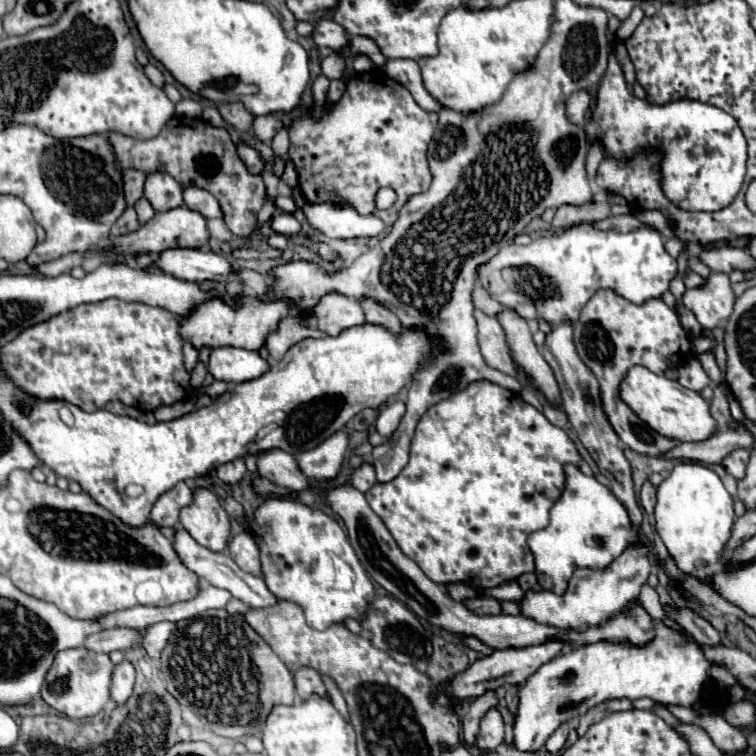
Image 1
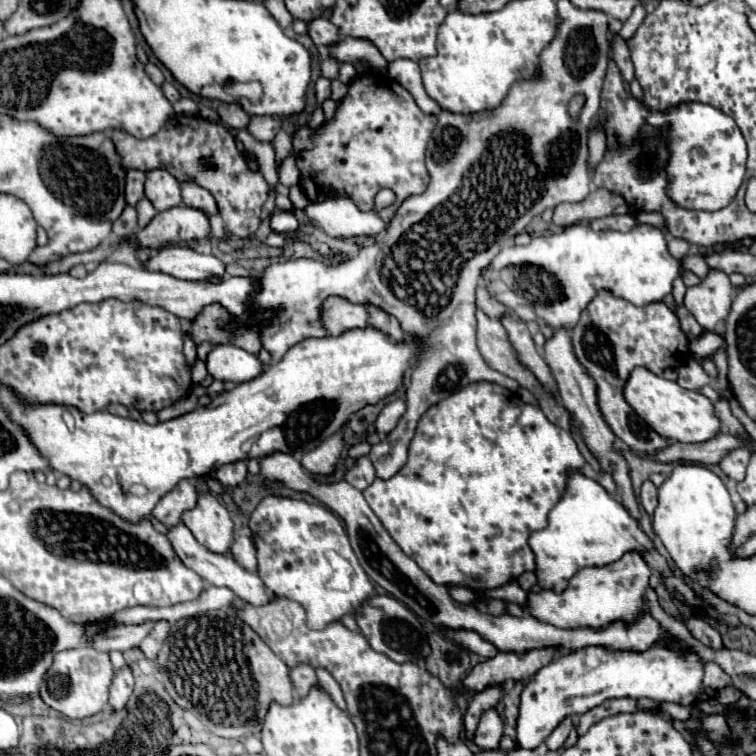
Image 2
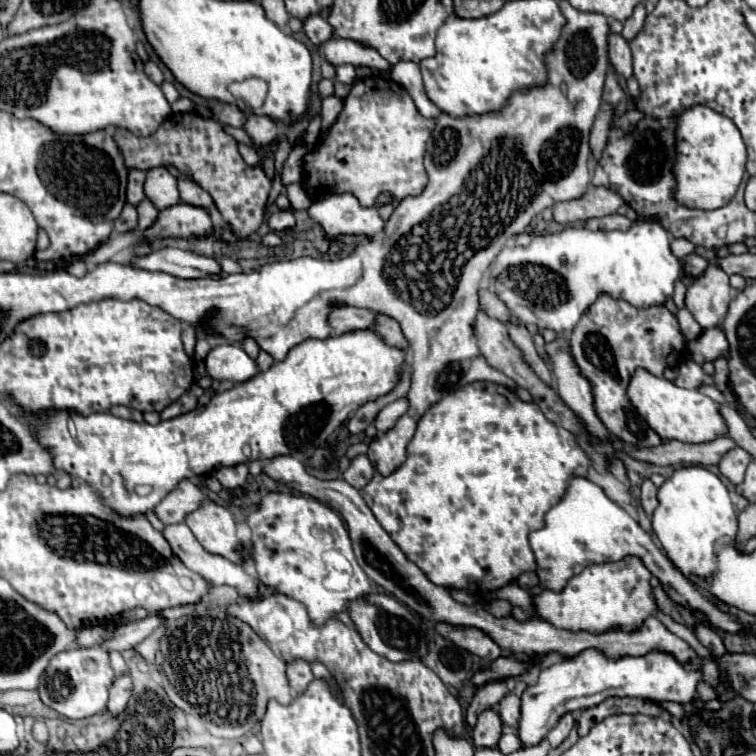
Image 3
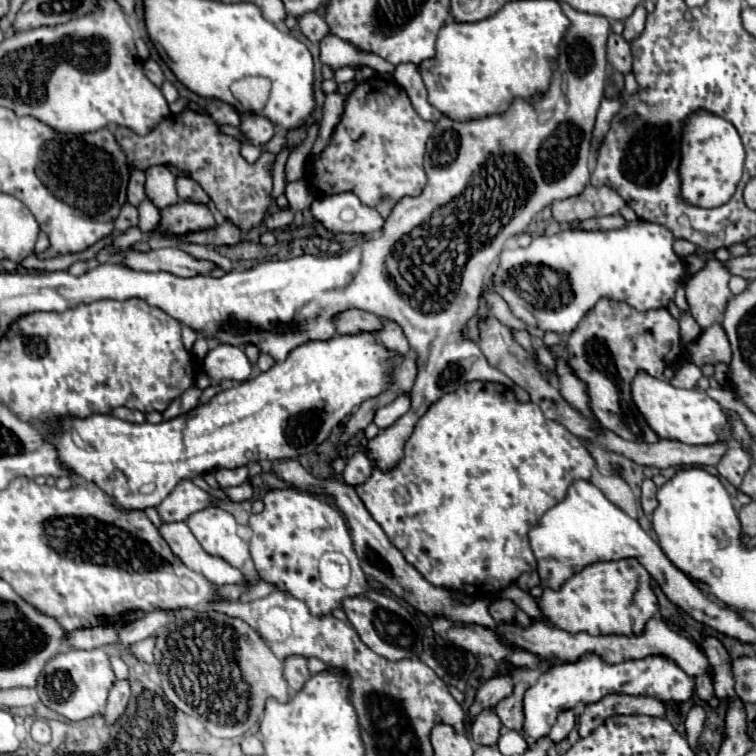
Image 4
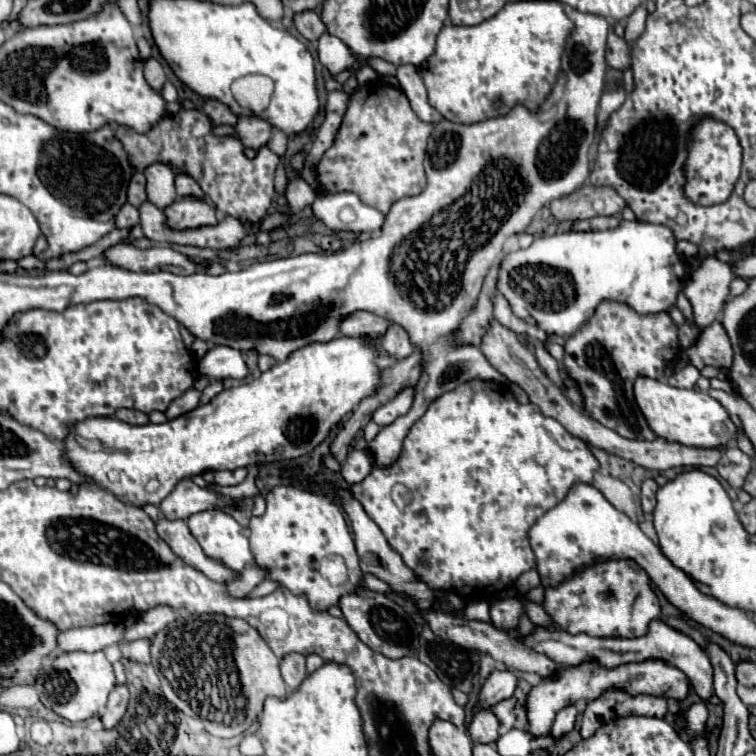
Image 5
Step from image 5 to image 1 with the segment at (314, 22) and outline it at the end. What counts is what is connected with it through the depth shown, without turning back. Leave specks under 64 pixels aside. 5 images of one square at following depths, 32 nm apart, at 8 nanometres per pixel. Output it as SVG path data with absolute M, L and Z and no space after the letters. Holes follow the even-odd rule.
M320 20L318 24L314 24L312 38L314 38L314 42L318 46L330 48L330 50L340 50L348 42L348 36L342 30L342 26L338 26L332 20Z

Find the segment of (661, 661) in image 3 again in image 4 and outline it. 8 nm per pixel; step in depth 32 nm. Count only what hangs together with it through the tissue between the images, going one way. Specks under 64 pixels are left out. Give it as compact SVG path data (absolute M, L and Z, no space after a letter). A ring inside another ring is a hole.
M586 654L574 664L556 664L544 672L536 686L530 686L524 696L524 738L532 744L548 736L562 710L574 708L578 702L592 704L606 694L620 692L630 696L654 696L658 700L686 702L694 692L694 680L678 668L672 660L662 656L648 656L644 660L628 660L620 664L606 664L596 654Z

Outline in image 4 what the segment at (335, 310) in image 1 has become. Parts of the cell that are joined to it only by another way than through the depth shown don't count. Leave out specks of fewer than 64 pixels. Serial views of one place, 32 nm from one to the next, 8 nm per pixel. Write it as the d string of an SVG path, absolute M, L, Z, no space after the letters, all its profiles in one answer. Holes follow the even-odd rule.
M348 310L336 316L336 332L338 334L360 334L360 332L378 332L382 320L364 310Z

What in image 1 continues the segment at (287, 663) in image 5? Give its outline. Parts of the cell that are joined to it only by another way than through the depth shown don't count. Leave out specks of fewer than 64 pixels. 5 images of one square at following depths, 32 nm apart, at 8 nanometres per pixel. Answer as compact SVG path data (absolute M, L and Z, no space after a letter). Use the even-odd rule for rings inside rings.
M298 668L294 674L294 684L296 684L296 694L300 700L306 700L310 694L322 694L322 696L328 696L326 694L326 688L320 680L320 674L312 668Z

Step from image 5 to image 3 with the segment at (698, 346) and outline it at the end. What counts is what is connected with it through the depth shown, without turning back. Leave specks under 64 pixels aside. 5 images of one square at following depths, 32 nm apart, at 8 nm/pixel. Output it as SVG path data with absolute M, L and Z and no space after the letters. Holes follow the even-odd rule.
M720 328L704 330L696 340L688 342L688 352L696 364L714 362L716 358L728 360L728 340Z

